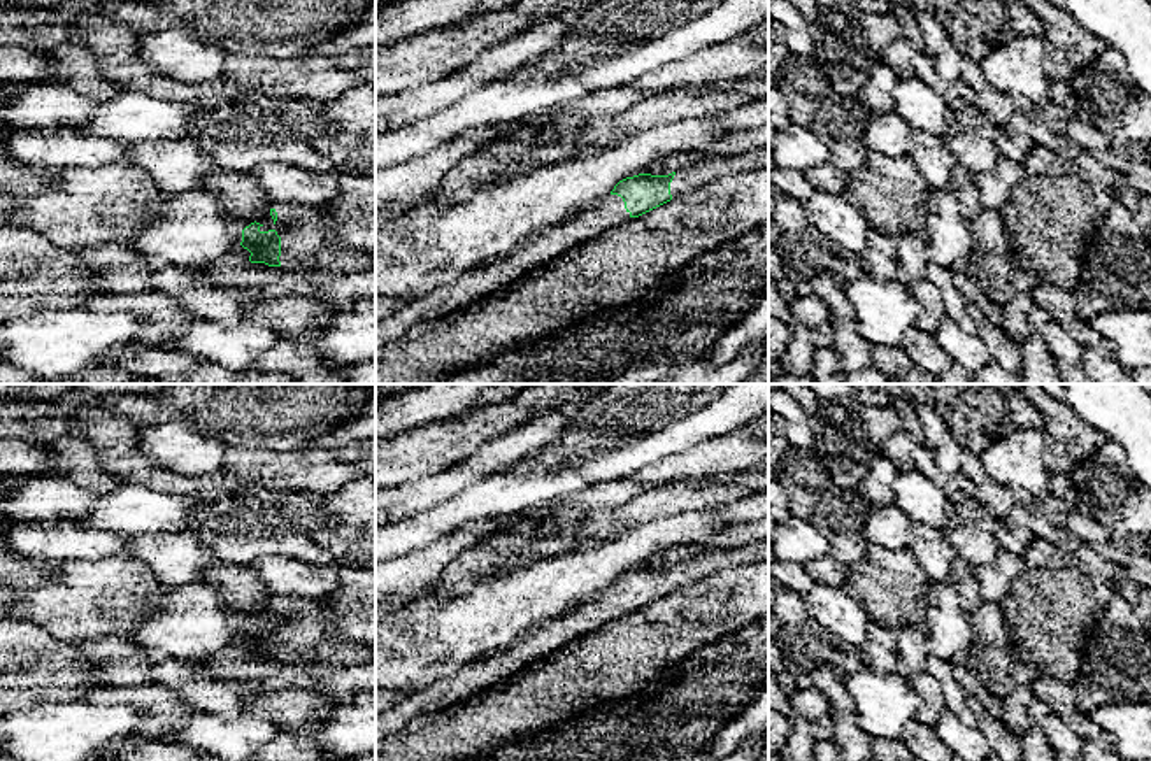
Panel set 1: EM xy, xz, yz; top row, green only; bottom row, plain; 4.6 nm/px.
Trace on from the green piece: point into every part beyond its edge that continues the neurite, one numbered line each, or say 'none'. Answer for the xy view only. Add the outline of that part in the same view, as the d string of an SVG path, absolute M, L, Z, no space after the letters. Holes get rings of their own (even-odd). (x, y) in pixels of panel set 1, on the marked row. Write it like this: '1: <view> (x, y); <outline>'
1: xy (306, 244); M270 203L277 212L272 226L260 226L260 231L275 230L281 237L281 267L288 270L311 270L328 274L351 274L375 270L375 254L367 251L340 249L330 242L330 228L321 217L318 205Z

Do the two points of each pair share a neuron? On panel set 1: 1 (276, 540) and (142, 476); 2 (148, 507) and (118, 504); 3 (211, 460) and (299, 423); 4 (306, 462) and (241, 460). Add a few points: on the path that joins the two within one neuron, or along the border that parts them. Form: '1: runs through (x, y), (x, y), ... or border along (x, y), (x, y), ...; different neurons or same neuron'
1: runs through (243, 516), (214, 488), (176, 483); same neuron
2: runs through (141, 507), (125, 507); same neuron
3: border along (192, 423), (228, 446); different neurons
4: runs through (290, 463), (257, 463); same neuron

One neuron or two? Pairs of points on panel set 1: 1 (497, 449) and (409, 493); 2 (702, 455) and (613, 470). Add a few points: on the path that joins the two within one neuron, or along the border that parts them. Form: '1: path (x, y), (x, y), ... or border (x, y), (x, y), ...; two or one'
1: path (476, 469), (430, 491); one
2: border (692, 446), (667, 455), (650, 467); two

